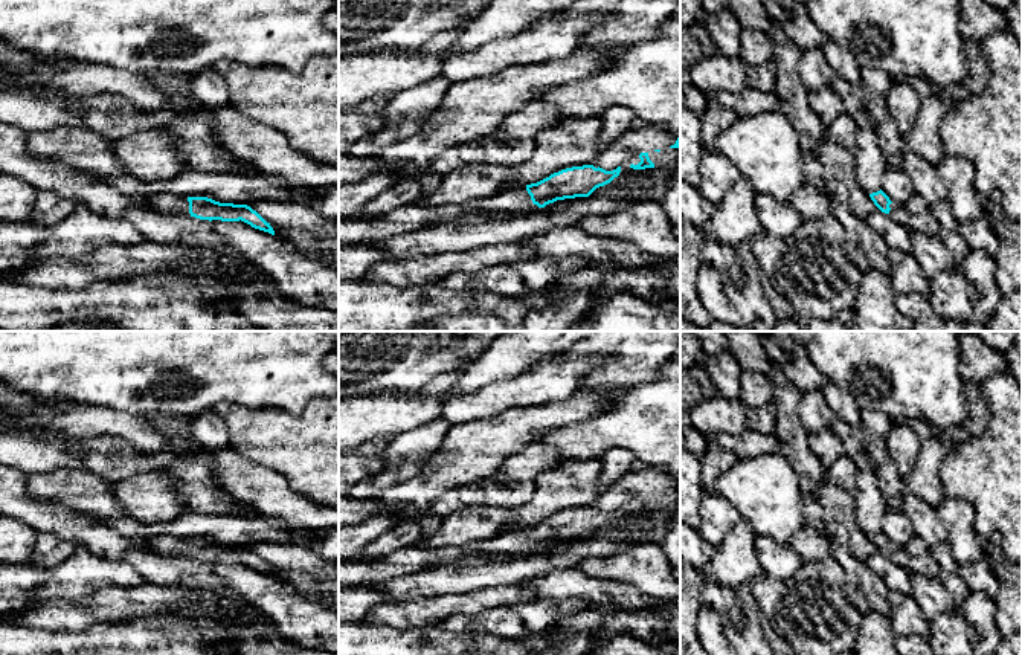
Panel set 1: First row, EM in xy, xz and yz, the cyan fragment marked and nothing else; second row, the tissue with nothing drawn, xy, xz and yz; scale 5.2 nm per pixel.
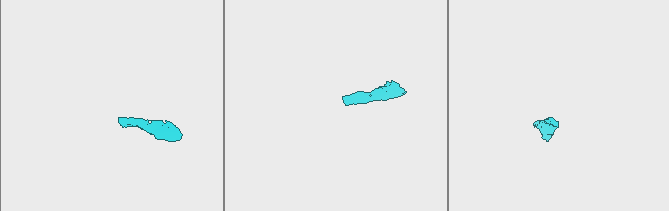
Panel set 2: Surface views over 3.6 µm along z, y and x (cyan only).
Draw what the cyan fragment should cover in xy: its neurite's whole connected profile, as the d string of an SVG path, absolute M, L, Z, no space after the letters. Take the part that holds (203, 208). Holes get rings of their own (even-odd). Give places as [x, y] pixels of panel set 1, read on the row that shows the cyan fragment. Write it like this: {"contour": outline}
{"contour": "M160 194L146 198L156 211L175 211L200 220L244 221L255 229L275 235L273 227L247 205L220 203L207 197Z"}

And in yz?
{"contour": "M880 189L869 194L874 205L885 214L888 214L895 223L908 226L908 211L903 205L892 203L889 197Z"}

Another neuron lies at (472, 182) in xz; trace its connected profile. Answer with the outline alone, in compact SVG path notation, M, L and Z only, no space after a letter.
M470 163L442 176L439 188L415 203L427 208L444 205L465 206L474 200L488 198L508 191L506 186L519 186L517 174L508 168L485 163Z

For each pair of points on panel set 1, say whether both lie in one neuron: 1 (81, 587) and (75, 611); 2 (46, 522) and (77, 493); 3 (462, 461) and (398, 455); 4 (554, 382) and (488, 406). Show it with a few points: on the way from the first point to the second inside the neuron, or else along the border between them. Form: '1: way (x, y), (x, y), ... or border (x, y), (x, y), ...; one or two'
1: border (112, 587), (102, 587), (84, 599), (41, 599); two
2: border (29, 495), (38, 500), (60, 501), (96, 516); two
3: border (426, 463), (414, 475), (395, 484); two
4: way (537, 385), (505, 394); one

